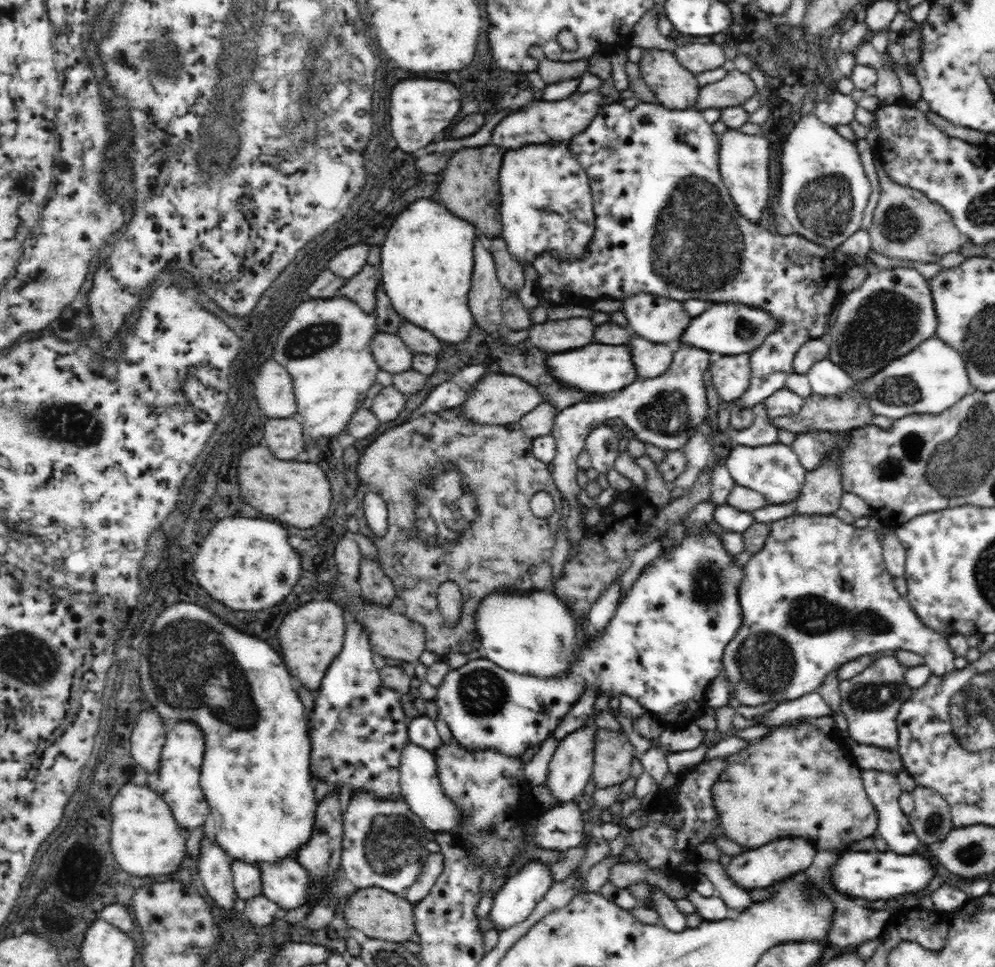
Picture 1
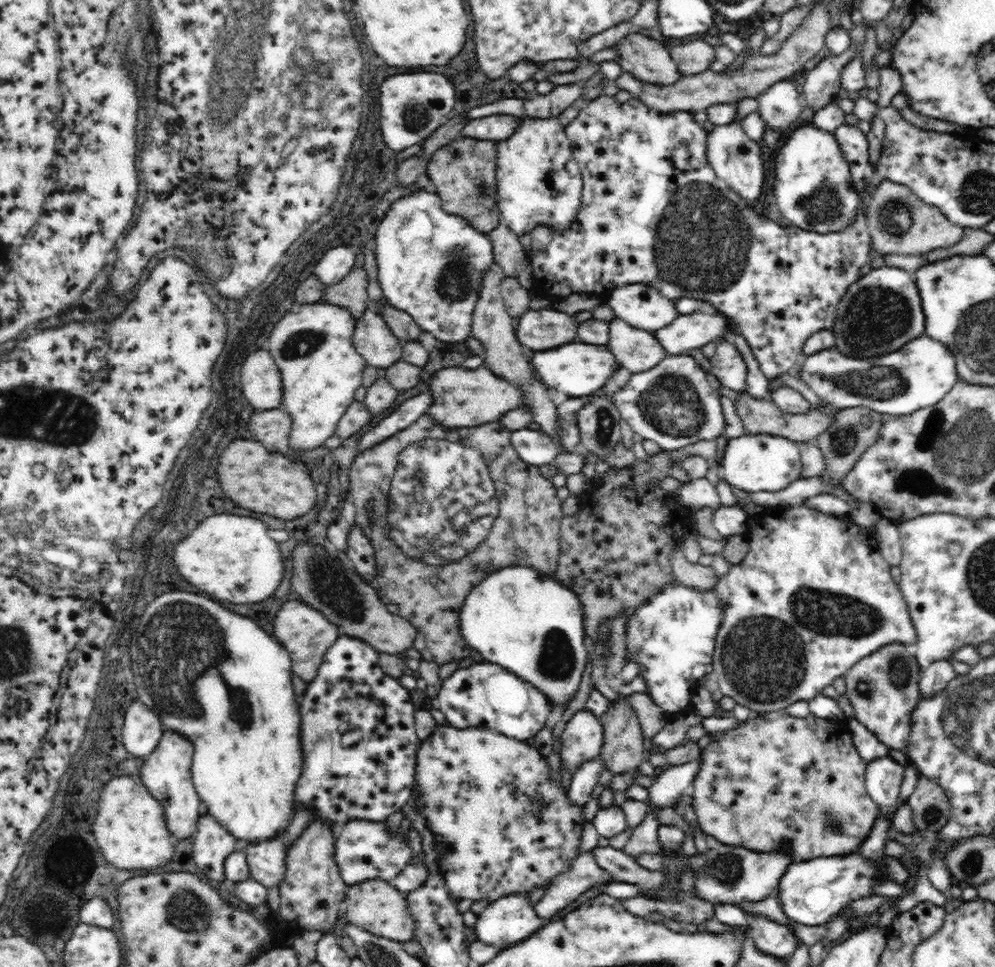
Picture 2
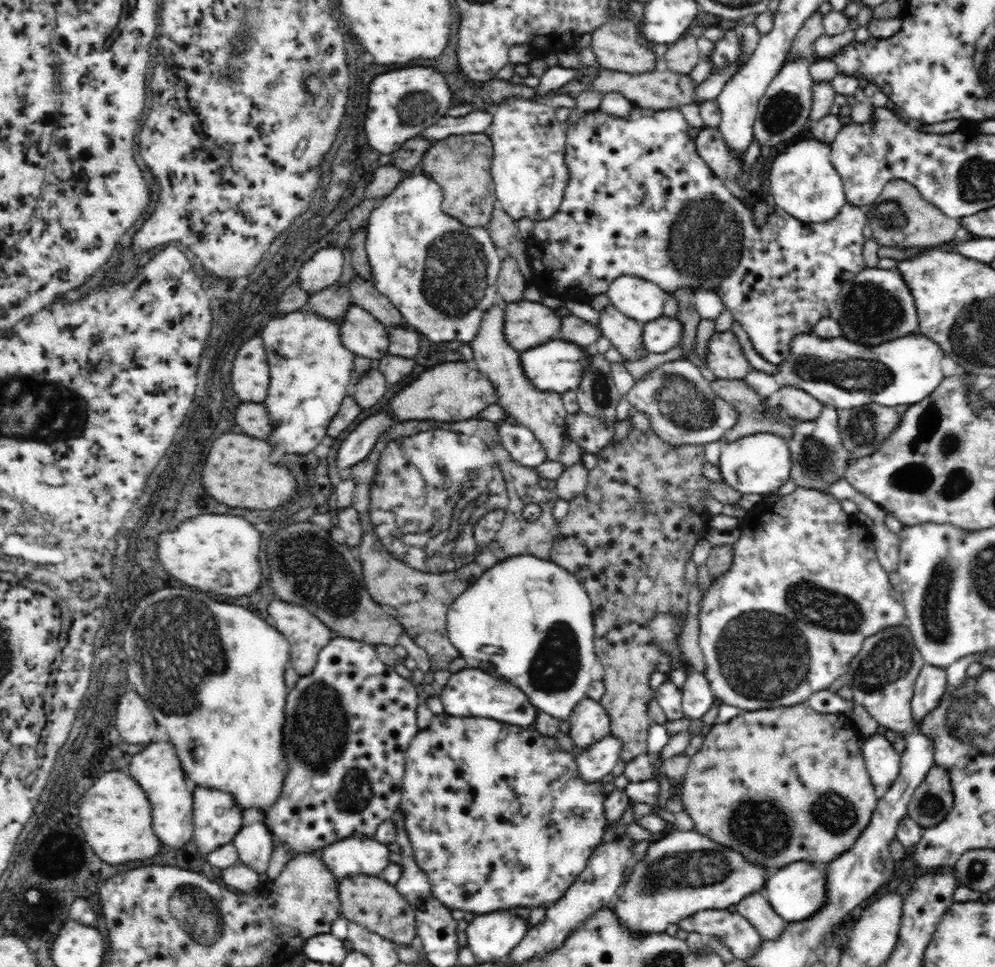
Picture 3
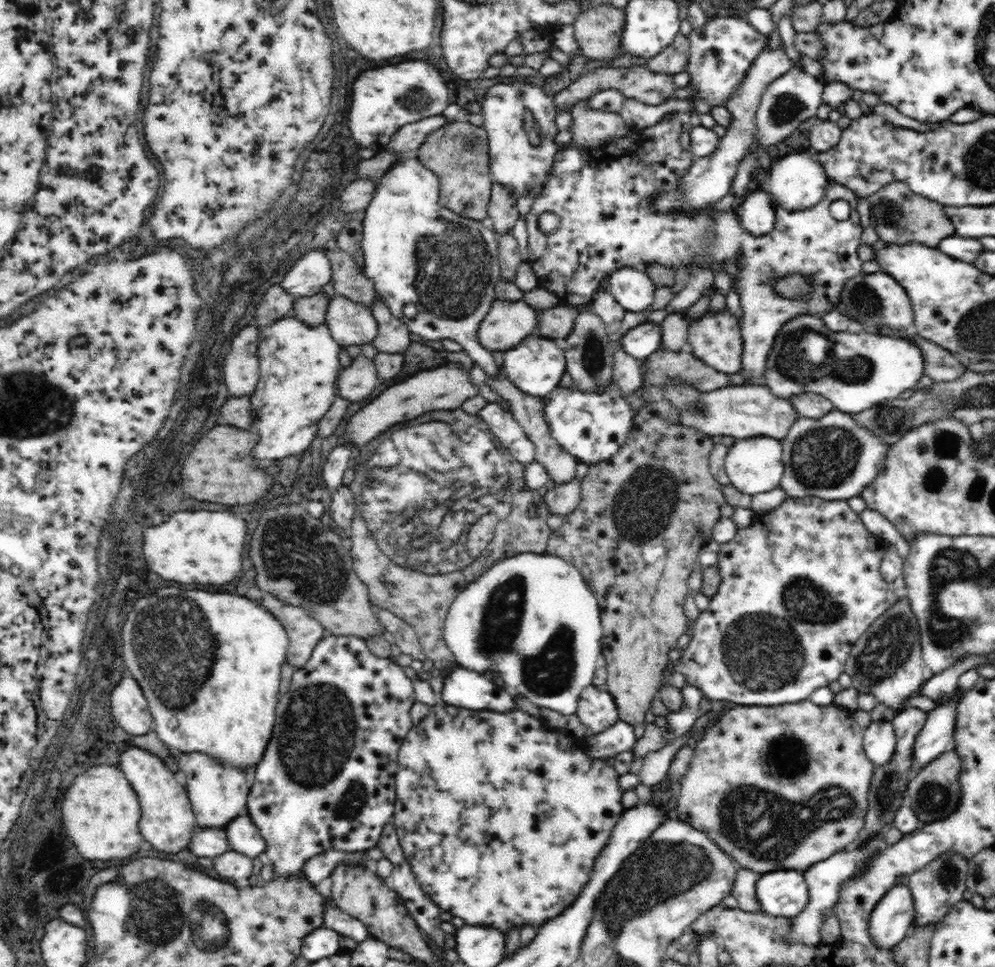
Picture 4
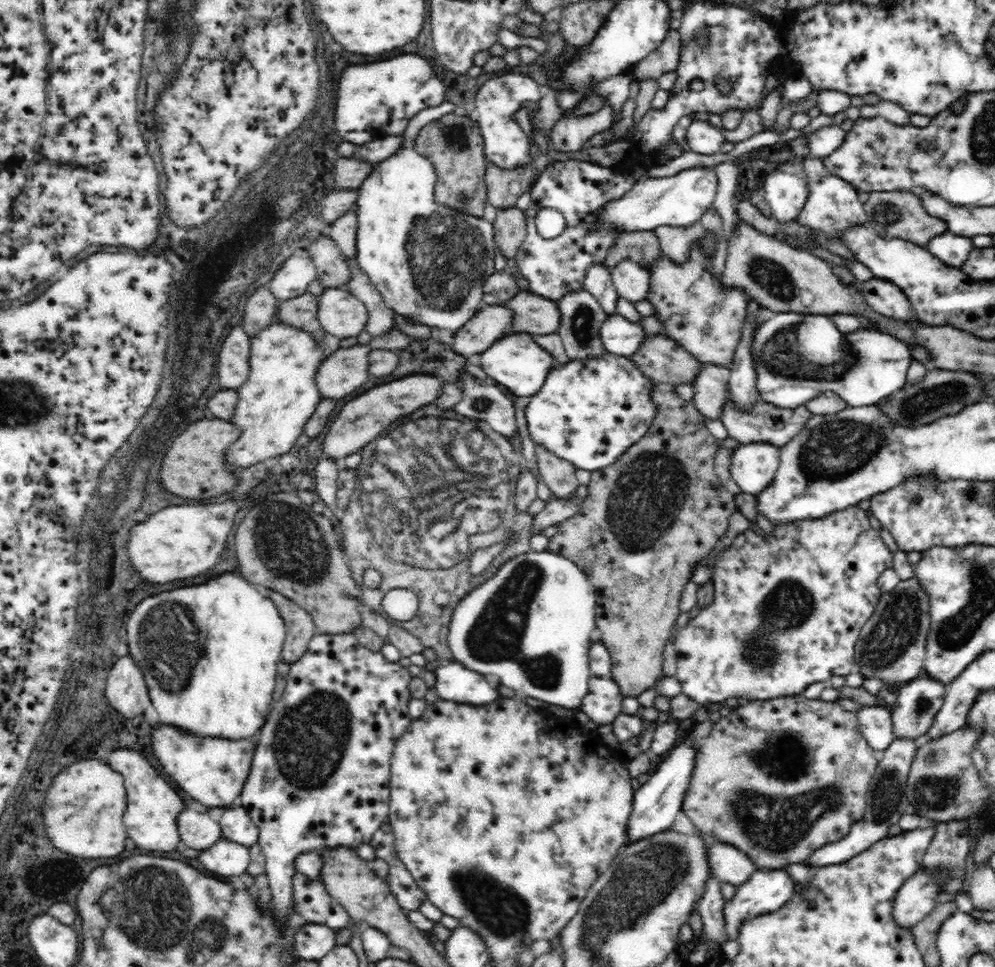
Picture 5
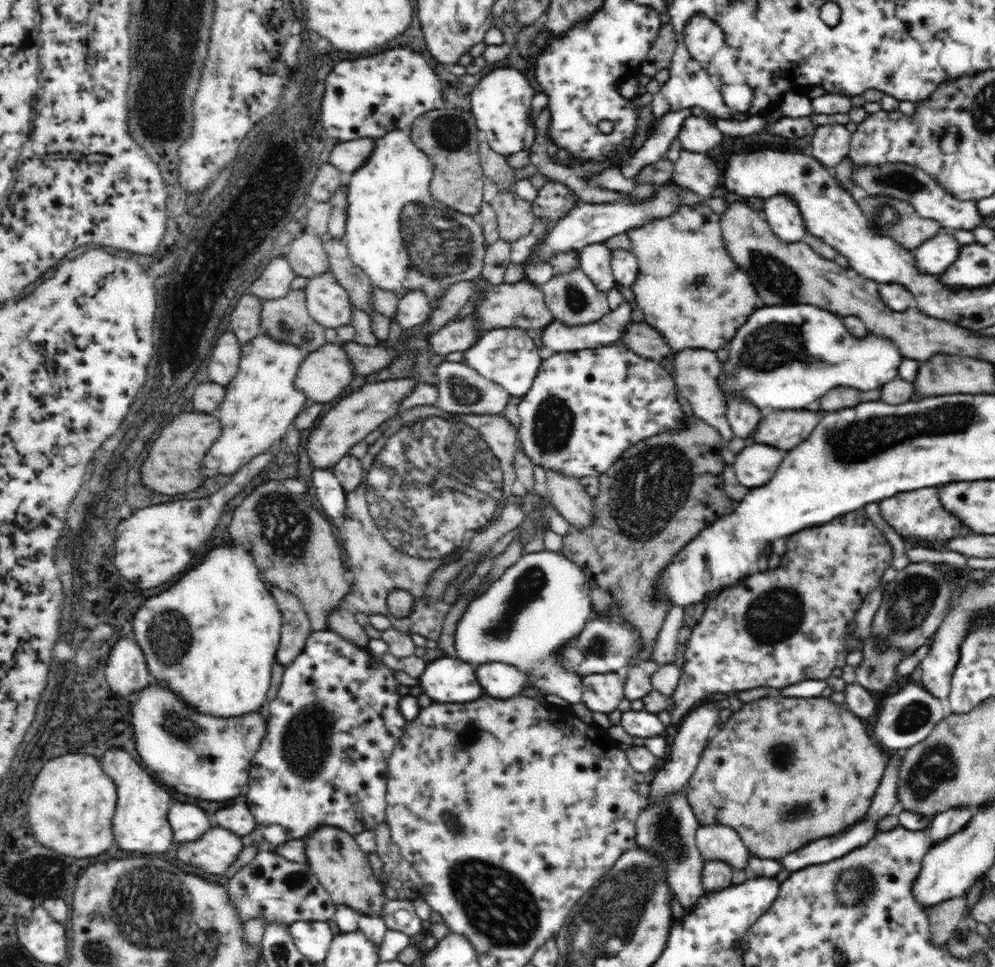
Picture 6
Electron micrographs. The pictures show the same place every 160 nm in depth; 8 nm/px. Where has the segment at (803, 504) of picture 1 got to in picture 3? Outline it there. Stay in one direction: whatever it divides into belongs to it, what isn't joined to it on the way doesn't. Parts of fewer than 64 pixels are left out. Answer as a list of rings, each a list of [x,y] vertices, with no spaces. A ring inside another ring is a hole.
[[[874,402],[852,409],[838,409],[838,435],[850,453],[848,462],[876,452],[898,426],[902,415],[896,408]]]

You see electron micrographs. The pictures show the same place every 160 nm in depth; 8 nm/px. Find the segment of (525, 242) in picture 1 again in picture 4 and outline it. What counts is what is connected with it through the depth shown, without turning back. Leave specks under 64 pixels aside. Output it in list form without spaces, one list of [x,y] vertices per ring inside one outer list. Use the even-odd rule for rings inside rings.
[[[502,83],[494,85],[486,93],[480,102],[480,109],[489,143],[489,170],[492,182],[510,190],[513,198],[517,198],[517,202],[520,197],[529,193],[535,193],[535,200],[538,200],[552,175],[556,154],[560,150],[555,143],[559,129],[555,121],[556,108],[553,97],[546,95],[534,84]],[[526,110],[529,110],[530,116],[534,118],[534,127],[540,136],[538,146],[530,144],[524,131]]]

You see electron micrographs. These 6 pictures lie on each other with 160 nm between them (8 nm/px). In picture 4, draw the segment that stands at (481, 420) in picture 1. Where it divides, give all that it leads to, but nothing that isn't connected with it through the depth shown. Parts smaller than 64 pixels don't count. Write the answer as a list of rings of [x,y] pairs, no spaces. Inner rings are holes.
[[[458,363],[443,367],[426,367],[420,370],[416,376],[388,388],[376,400],[372,400],[368,406],[364,406],[360,412],[356,412],[346,426],[344,440],[354,442],[356,446],[365,446],[374,440],[378,434],[386,432],[399,422],[418,418],[433,410],[460,409],[466,399],[474,398],[476,395],[480,395],[479,393],[479,387],[470,379],[470,370]]]

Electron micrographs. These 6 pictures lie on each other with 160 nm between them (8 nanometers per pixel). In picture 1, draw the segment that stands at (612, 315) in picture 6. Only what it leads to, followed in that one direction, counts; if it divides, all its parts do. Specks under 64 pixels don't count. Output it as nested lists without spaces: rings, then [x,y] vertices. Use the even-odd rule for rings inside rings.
[[[712,303],[705,313],[693,317],[689,327],[679,338],[679,343],[685,342],[721,356],[724,354],[750,354],[767,339],[772,332],[772,319],[768,320],[768,312],[756,312],[756,307],[740,308],[740,303]]]

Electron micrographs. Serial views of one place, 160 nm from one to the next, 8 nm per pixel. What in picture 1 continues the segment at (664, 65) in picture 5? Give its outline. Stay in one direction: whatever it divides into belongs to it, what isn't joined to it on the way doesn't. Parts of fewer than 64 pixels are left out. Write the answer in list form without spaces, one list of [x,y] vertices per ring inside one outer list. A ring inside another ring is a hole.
[[[688,43],[679,45],[674,55],[684,68],[695,75],[706,72],[706,70],[720,68],[727,60],[724,48],[716,44]]]

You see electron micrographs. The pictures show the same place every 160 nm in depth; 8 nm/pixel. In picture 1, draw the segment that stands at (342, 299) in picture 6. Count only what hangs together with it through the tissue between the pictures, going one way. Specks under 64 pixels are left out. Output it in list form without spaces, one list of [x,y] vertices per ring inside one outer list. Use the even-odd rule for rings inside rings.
[[[378,331],[369,342],[369,348],[379,370],[395,375],[413,369],[414,354],[398,335]]]

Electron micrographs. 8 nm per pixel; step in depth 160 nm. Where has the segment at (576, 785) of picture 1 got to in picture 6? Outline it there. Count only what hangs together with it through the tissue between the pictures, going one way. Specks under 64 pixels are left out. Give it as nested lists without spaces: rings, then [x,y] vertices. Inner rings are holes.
[[[616,673],[590,674],[582,677],[581,684],[584,685],[581,702],[592,709],[592,712],[608,715],[614,712],[625,698],[625,680]]]

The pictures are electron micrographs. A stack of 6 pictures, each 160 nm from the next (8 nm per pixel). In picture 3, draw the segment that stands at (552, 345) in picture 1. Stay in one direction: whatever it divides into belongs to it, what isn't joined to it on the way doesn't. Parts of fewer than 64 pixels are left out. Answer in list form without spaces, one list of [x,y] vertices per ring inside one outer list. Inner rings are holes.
[[[536,301],[506,304],[505,339],[519,352],[560,338],[561,317],[546,305]]]

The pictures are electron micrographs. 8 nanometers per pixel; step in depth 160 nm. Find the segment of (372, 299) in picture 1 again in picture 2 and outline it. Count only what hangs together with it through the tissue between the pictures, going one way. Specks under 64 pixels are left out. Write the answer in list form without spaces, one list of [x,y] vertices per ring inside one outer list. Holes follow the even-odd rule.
[[[362,267],[352,269],[336,284],[327,285],[322,302],[347,308],[357,319],[370,308],[368,293],[368,273]]]

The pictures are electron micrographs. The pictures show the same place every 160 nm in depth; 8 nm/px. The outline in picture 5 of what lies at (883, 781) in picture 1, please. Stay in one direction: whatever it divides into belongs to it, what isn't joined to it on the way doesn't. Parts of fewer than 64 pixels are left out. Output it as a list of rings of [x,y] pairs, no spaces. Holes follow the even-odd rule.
[[[886,705],[862,707],[856,714],[863,738],[873,751],[886,752],[896,740],[891,712]]]

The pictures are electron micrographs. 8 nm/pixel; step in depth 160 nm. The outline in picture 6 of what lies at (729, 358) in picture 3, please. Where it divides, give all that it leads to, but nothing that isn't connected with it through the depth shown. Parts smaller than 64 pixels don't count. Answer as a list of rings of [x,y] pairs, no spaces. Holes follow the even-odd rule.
[[[704,203],[696,208],[682,205],[674,210],[672,216],[654,218],[627,232],[639,267],[631,286],[637,307],[644,313],[645,322],[660,332],[669,347],[678,353],[684,349],[704,349],[715,353],[726,350],[728,341],[757,307],[755,285],[728,255],[720,219],[721,216]]]

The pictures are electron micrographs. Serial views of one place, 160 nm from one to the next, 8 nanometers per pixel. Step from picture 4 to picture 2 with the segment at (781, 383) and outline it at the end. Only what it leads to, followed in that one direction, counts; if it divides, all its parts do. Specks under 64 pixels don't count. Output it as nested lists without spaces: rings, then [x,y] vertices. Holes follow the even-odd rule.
[[[924,334],[909,341],[896,352],[882,358],[854,360],[838,352],[836,347],[821,350],[801,359],[799,376],[820,397],[824,406],[840,409],[868,408],[880,415],[910,415],[940,403],[945,393],[957,383],[956,357],[941,342]]]

